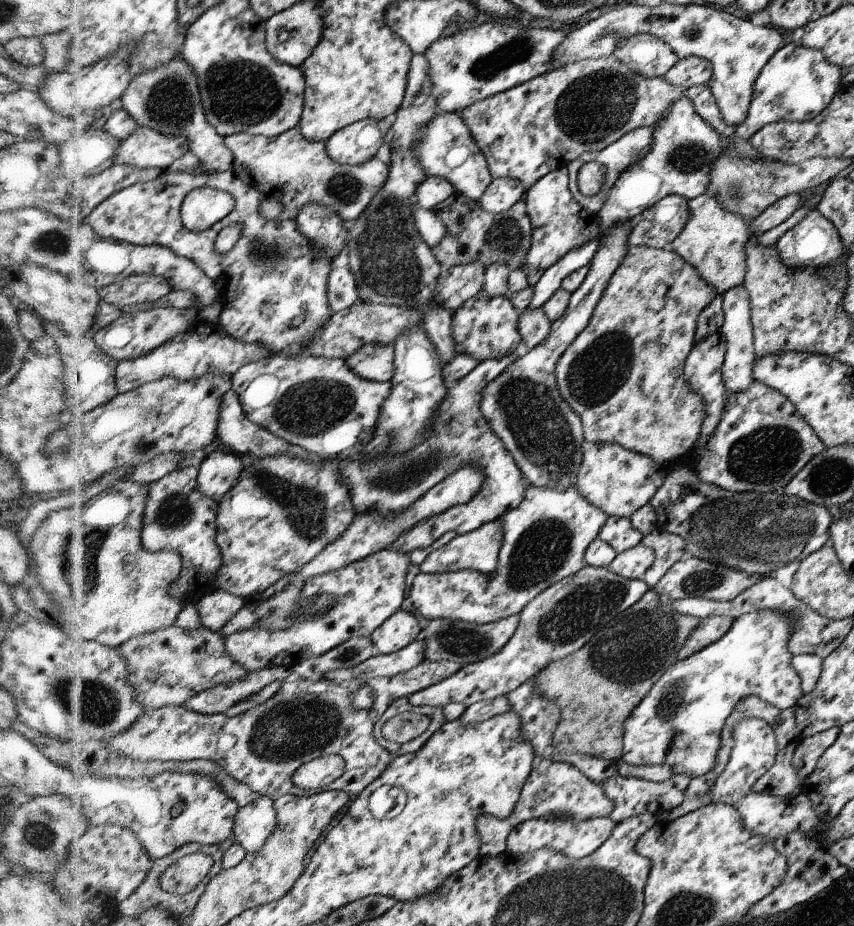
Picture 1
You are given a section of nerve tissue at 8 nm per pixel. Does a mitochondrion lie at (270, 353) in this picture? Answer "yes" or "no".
no

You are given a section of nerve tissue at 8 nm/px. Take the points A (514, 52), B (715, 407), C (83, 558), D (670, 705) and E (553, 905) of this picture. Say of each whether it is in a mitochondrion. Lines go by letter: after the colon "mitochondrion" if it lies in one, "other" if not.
A: mitochondrion
B: other
C: mitochondrion
D: mitochondrion
E: mitochondrion

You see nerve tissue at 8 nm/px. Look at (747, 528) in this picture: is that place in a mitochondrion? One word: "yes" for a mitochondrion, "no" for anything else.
yes

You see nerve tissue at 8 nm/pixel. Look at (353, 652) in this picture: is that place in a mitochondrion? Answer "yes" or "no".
yes

